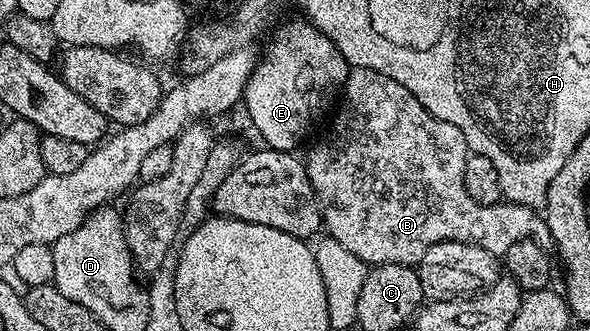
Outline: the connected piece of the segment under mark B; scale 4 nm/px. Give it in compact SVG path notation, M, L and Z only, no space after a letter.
M354 67L350 70L345 86L339 95L340 102L345 102L341 108L338 106L337 120L333 123L333 128L326 133L325 139L321 139L309 151L309 159L304 160L305 168L309 174L311 185L315 189L317 203L321 207L321 222L328 238L339 241L339 245L344 245L346 249L351 249L355 257L359 257L367 265L380 265L382 263L404 263L406 265L416 265L421 262L423 253L431 249L431 245L436 243L464 243L466 240L472 241L478 247L487 249L487 253L503 257L507 253L510 243L518 243L521 239L536 239L538 243L545 245L550 242L549 230L545 224L544 218L534 208L524 207L518 203L502 201L495 205L479 205L471 193L467 193L467 185L463 181L463 169L465 160L469 158L471 149L465 143L463 133L455 125L447 121L439 121L411 93L411 89L403 89L399 81L387 77L383 73L375 73L375 69L363 69Z

